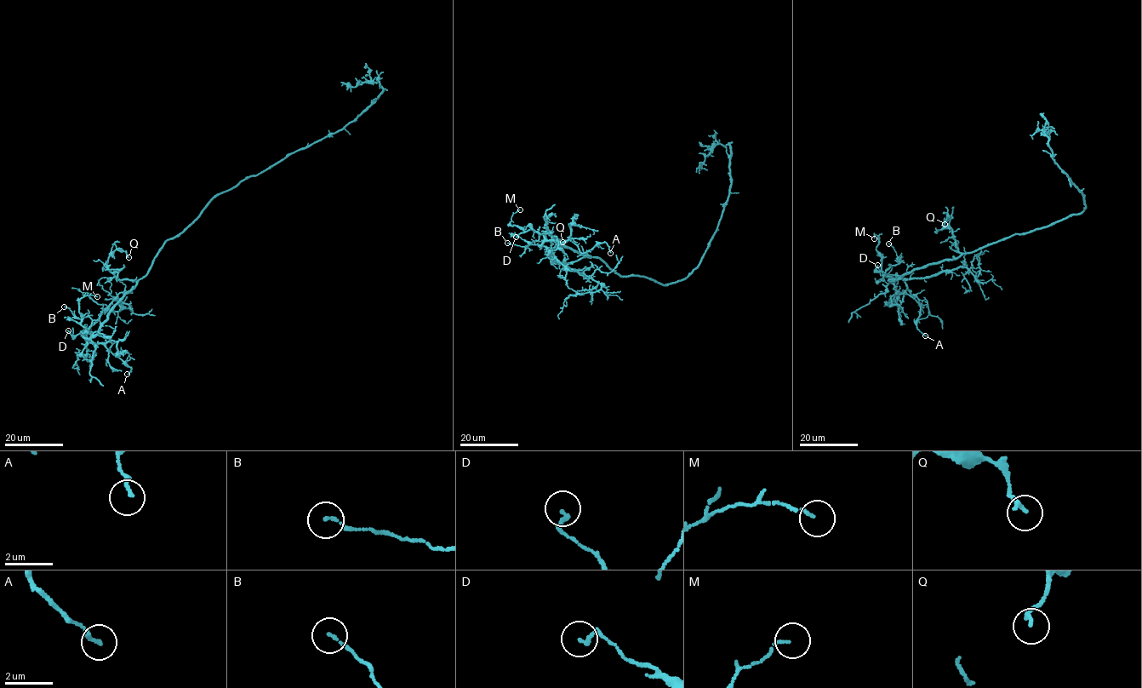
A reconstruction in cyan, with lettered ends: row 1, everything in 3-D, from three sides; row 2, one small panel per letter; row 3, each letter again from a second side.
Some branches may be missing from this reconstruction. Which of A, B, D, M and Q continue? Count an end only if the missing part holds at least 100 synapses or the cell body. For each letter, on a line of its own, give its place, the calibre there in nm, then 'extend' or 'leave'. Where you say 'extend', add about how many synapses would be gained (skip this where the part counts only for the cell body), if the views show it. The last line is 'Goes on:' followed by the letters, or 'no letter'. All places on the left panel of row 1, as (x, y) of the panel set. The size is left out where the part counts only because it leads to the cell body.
A: at (127, 374); 140 nm thick; leave
B: at (64, 306); 100 nm thick; leave
D: at (68, 330); 160 nm thick; leave
M: at (97, 296); 90 nm thick; leave
Q: at (128, 257); 150 nm thick; leave
Goes on: no letter

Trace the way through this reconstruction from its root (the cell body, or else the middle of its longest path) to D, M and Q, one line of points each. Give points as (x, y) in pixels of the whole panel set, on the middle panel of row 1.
D: (623, 276), (609, 269), (598, 258), (574, 252), (548, 234), (539, 245), (529, 244), (516, 237)
M: (623, 276), (598, 258), (564, 247), (551, 235), (532, 229), (526, 232), (510, 224), (513, 214), (520, 209)
Q: (623, 276), (609, 269), (598, 258), (583, 257), (570, 262), (554, 263), (549, 255), (551, 250), (562, 242)

